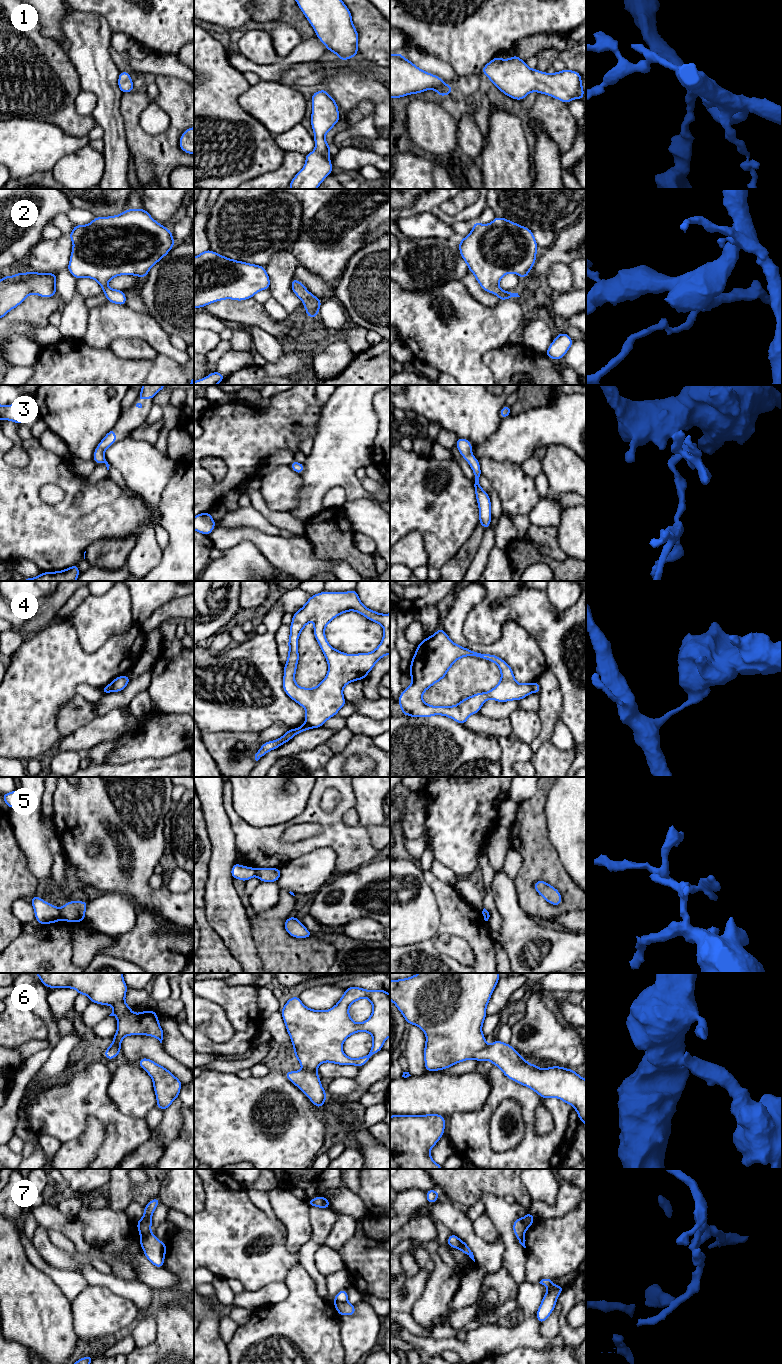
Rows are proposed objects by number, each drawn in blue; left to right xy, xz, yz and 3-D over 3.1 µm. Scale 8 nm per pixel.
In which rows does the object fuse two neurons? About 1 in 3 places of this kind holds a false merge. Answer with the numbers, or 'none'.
4, 5, 7

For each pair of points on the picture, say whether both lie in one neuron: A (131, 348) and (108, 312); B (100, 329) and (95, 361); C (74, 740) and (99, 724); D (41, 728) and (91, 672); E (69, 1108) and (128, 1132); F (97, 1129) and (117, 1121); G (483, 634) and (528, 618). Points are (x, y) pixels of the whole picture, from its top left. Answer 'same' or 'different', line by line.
A: different
B: different
C: same
D: same
E: same
F: different
G: same

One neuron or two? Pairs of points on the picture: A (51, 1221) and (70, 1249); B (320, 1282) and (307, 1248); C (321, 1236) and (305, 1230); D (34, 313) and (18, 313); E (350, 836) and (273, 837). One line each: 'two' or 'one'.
A: two
B: one
C: two
D: one
E: one

